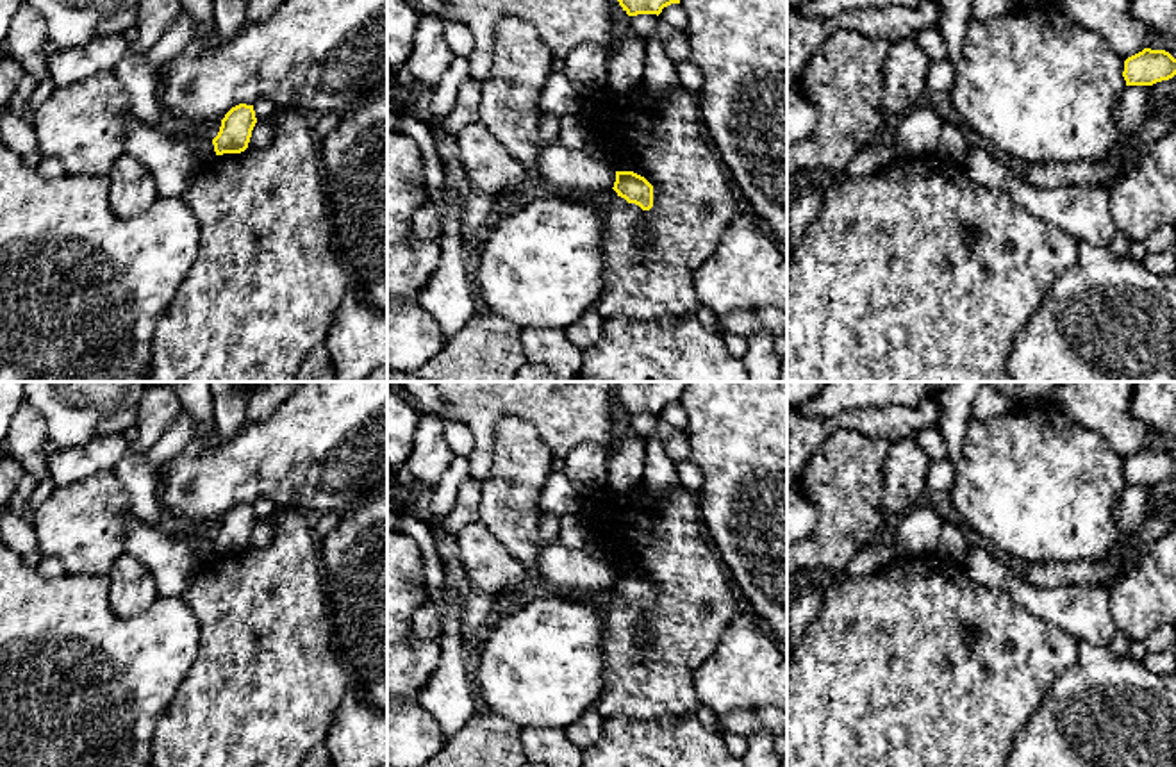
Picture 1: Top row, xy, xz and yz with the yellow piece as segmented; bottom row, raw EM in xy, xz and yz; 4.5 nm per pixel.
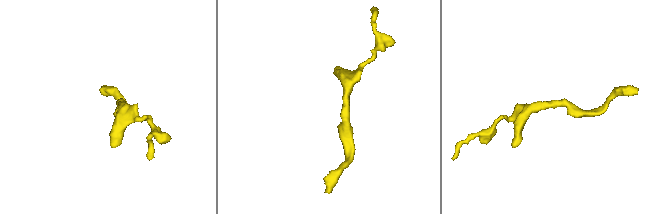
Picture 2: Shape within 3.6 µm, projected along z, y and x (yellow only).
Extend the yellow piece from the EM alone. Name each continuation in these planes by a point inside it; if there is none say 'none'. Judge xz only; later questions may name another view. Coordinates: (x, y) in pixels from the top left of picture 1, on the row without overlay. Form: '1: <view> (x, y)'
none

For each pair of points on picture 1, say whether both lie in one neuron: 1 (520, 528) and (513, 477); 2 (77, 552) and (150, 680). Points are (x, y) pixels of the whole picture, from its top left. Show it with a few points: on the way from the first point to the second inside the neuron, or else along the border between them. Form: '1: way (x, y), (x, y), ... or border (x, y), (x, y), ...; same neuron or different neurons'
1: way (513, 516), (513, 489); same neuron
2: border (66, 571), (74, 575), (107, 575); different neurons

